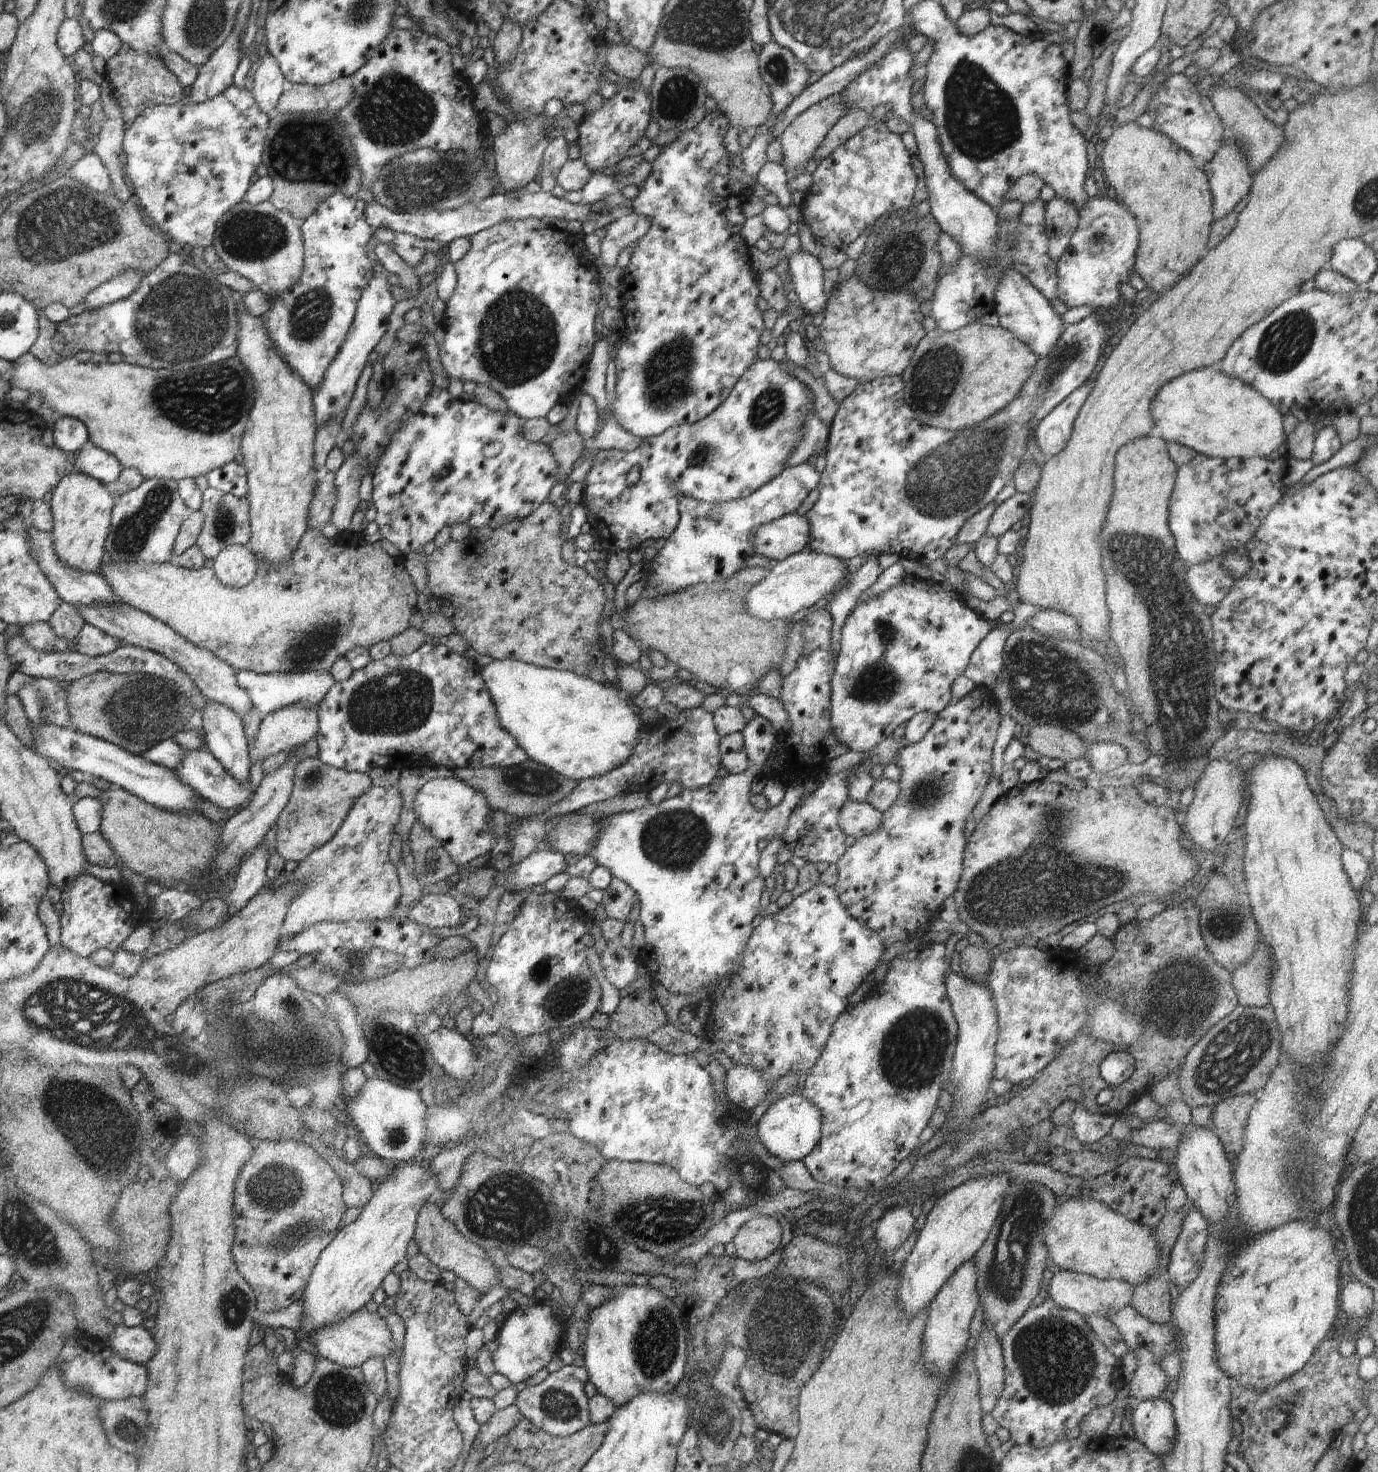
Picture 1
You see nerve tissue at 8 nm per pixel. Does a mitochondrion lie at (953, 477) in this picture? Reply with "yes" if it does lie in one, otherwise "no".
yes

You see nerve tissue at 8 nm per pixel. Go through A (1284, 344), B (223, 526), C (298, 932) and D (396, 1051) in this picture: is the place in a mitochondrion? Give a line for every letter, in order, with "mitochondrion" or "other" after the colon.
A: mitochondrion
B: mitochondrion
C: other
D: mitochondrion

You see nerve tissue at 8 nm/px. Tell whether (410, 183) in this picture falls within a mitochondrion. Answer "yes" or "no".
yes

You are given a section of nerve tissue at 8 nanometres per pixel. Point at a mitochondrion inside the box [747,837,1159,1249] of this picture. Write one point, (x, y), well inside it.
(1012, 891)

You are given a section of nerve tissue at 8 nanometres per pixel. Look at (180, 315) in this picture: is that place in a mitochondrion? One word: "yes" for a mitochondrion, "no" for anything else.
yes

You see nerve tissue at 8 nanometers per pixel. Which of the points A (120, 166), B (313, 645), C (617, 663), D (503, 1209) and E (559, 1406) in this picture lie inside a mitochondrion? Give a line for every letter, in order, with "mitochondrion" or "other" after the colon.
A: other
B: mitochondrion
C: other
D: mitochondrion
E: mitochondrion

